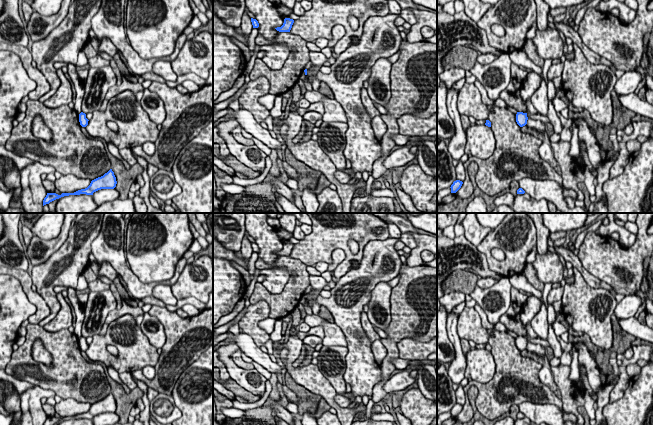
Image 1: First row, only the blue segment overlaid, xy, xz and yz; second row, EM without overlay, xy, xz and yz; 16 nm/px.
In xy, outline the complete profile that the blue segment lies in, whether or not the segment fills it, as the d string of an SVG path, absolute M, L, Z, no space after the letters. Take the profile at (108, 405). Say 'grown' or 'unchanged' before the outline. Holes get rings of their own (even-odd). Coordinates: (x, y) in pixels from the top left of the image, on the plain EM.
unchanged; M110 393L103 400L92 404L90 409L85 413L78 414L74 417L62 417L61 419L58 419L56 417L47 417L43 425L54 425L56 423L69 419L80 419L80 418L93 419L94 416L101 413L114 413L116 411L116 408L117 408L116 401L112 393Z

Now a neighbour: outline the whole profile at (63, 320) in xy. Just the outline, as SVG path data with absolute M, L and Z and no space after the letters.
M57 293L57 299L61 305L61 308L56 317L43 328L48 332L58 332L61 329L68 329L72 326L72 313L69 304L66 302L62 293Z

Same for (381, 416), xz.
M374 411L371 412L371 419L374 421L391 421L396 422L393 415L391 413L375 413Z

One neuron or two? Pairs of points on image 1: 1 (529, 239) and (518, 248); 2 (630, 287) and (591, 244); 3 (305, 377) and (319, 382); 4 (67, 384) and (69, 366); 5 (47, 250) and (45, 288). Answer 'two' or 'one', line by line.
1: one
2: one
3: one
4: one
5: two

